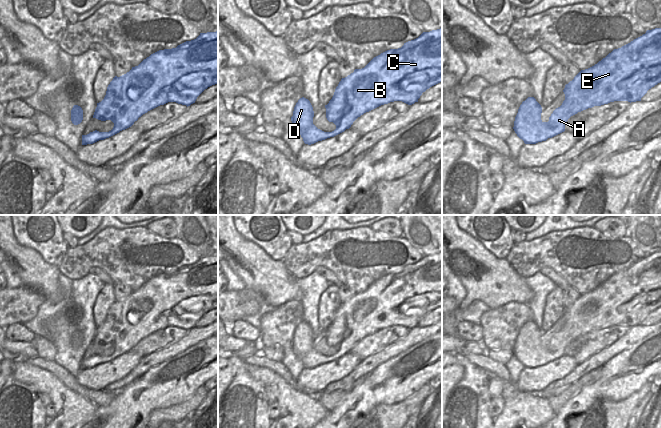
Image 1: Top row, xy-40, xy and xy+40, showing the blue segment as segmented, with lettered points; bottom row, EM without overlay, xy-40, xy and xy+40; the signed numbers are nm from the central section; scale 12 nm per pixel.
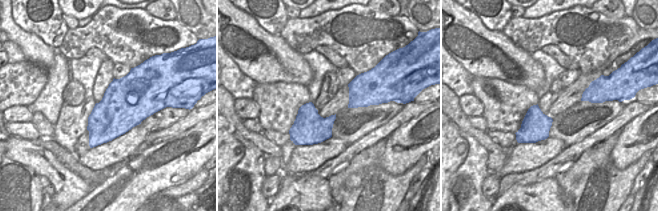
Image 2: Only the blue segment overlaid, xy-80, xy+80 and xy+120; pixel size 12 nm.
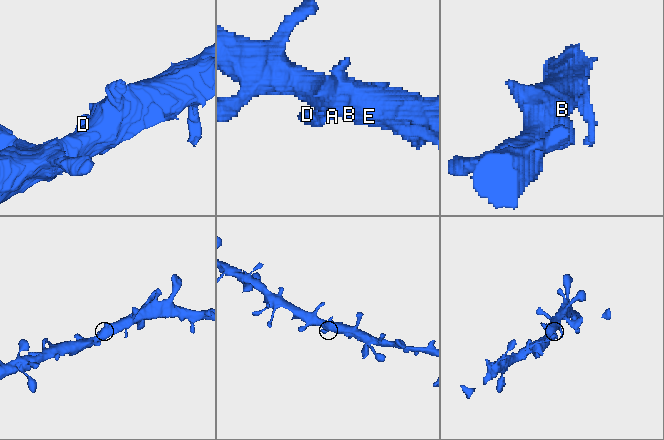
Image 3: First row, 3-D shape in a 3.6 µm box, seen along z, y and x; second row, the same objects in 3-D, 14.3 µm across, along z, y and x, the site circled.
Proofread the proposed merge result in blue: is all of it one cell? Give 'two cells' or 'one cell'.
one cell

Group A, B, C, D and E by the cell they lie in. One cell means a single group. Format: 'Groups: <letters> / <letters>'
Groups: A B C D E.

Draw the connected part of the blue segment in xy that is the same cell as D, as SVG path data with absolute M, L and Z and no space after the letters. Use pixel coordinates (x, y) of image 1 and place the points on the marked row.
M442 28L423 32L418 38L404 43L401 48L387 50L374 57L364 68L342 78L326 108L326 118L336 125L332 132L324 132L313 124L314 111L310 101L304 97L296 103L291 121L305 144L334 137L346 129L366 112L394 101L408 105L418 99L430 87L442 82Z

